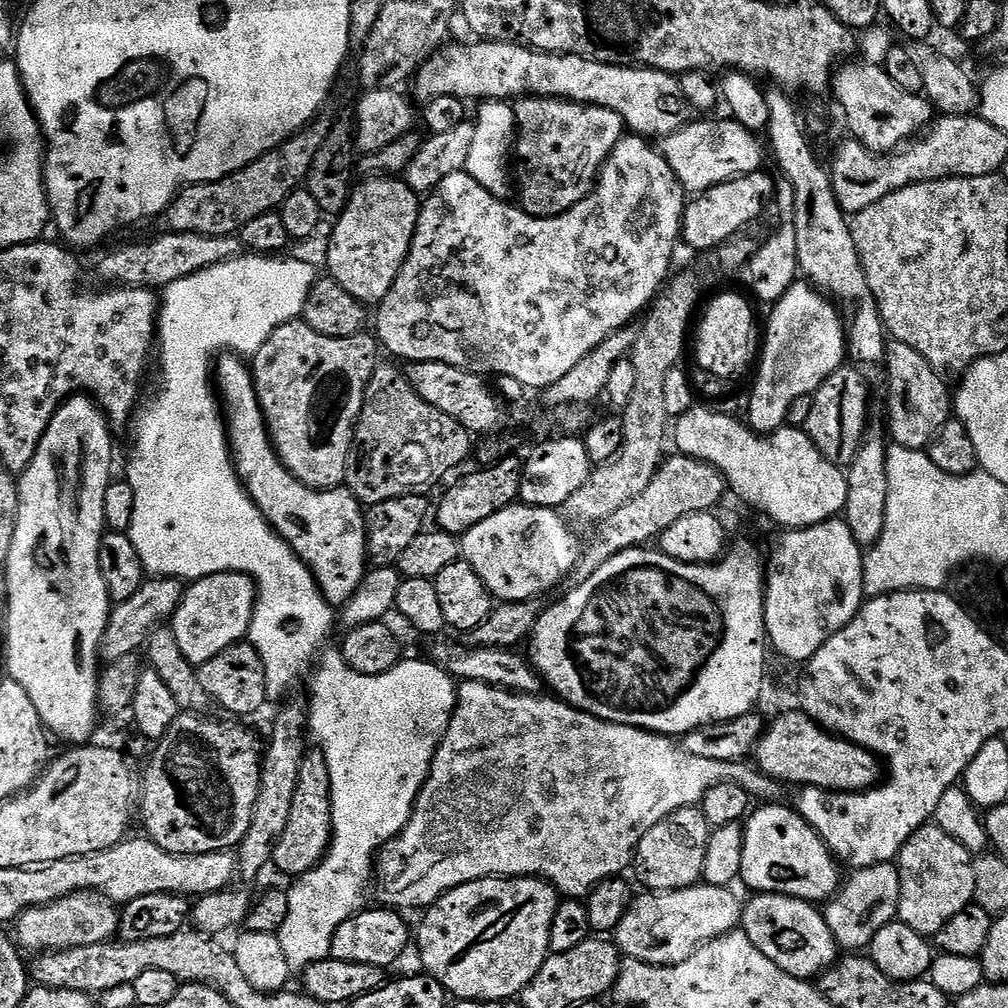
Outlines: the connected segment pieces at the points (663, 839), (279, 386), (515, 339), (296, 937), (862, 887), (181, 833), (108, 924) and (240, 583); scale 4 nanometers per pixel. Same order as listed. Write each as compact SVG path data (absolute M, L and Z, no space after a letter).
M696 806L678 810L674 814L662 818L662 822L658 822L658 826L646 830L642 842L636 848L634 857L634 869L636 868L641 882L645 884L644 888L649 893L672 892L694 887L701 883L704 867L706 866L706 848L712 837L712 830L712 825L706 822L704 813Z
M297 318L274 329L251 357L252 381L264 411L264 420L268 423L268 435L272 437L272 444L286 470L308 488L339 488L348 479L348 460L352 456L352 442L356 439L356 423L362 414L366 386L378 363L376 348L378 352L375 335L330 338L318 334L318 330Z
M625 135L614 146L611 156L600 169L596 186L589 196L578 202L578 206L574 206L570 211L563 212L561 216L551 216L545 220L540 216L526 214L524 209L515 203L505 202L490 194L490 190L478 186L478 182L474 182L474 178L466 170L450 174L450 178L442 178L440 185L421 203L420 217L416 223L408 256L400 267L394 286L375 309L374 332L383 351L385 348L390 355L397 356L397 358L392 357L397 361L446 362L462 370L479 372L485 378L501 376L518 378L518 382L522 382L525 389L543 390L558 382L578 362L582 362L582 358L586 358L586 354L590 354L594 346L598 346L598 342L606 342L610 334L614 334L620 328L629 327L633 323L632 319L636 315L639 317L652 304L669 279L668 267L672 264L672 243L681 239L680 223L684 217L686 203L684 187L676 181L670 162L666 162L662 153L648 144L651 143L643 136Z
M340 650L328 652L324 656L324 661L316 668L316 673L312 676L312 697L306 701L308 710L308 728L316 735L319 747L322 749L326 762L330 766L330 778L332 779L332 845L328 848L320 865L314 870L310 870L305 876L299 877L295 881L293 888L287 889L289 898L289 914L286 915L286 922L282 923L279 930L280 941L282 942L282 950L286 950L286 962L290 965L293 973L303 973L308 965L326 960L332 954L332 939L338 930L338 926L342 926L342 922L346 922L346 918L356 915L365 907L364 895L370 892L370 885L374 880L374 857L379 853L384 845L389 844L398 833L401 832L408 824L408 820L412 817L412 810L416 807L416 799L422 790L422 786L428 780L428 773L432 770L432 759L436 753L436 748L440 745L440 739L444 737L444 732L448 729L448 723L452 717L452 712L456 709L456 690L457 681L449 676L439 664L424 660L408 660L401 659L399 664L386 674L378 674L377 676L367 676L366 674L358 674L358 670L354 670L344 661L344 656Z
M895 863L855 869L852 877L841 883L840 891L823 905L826 926L834 934L837 945L844 950L864 950L871 945L874 934L882 926L893 923L900 914L902 878Z
M181 711L178 718L174 718L174 726L166 730L161 740L155 741L152 752L152 761L148 764L148 773L142 776L142 795L138 800L138 812L144 815L144 828L147 839L154 841L162 850L170 854L210 854L218 850L232 850L241 844L250 830L250 822L254 818L254 806L258 802L260 789L260 765L262 763L261 749L256 749L256 740L248 728L243 728L243 723L227 724L224 720L211 720L211 715L197 714L195 712Z
M75 892L64 896L61 900L55 900L52 904L38 904L34 908L28 908L20 915L19 920L14 924L14 936L21 949L29 948L32 954L42 952L60 952L64 948L74 946L94 946L111 941L117 935L120 927L120 913L117 905L99 896L96 892Z
M241 572L210 574L185 587L184 597L172 615L170 627L182 654L194 665L210 662L214 654L241 643L247 637L256 605L256 581Z

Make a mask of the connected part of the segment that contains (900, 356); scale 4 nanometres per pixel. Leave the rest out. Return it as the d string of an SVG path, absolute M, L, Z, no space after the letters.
M889 339L882 361L888 371L888 432L892 444L915 452L927 449L933 438L954 416L954 392L943 375L937 372L914 346Z

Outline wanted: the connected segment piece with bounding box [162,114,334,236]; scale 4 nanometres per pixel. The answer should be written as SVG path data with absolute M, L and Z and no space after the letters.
M321 115L274 150L262 154L262 158L250 162L250 166L221 180L189 184L164 213L163 223L168 223L167 227L174 232L236 236L242 226L246 226L246 222L251 222L253 218L258 218L258 214L277 211L283 200L290 198L290 194L307 181L310 166L314 166L314 157L322 142L326 142L326 134L330 134L333 123L333 117Z

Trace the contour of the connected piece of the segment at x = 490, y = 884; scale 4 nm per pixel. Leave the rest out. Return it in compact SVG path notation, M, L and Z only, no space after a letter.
M491 876L485 880L475 880L474 882L466 882L462 886L458 886L454 890L450 890L442 898L438 898L423 913L424 921L420 924L420 929L415 929L414 944L420 947L420 960L424 963L423 971L427 975L433 976L447 992L449 992L456 1000L503 1000L511 1001L510 998L519 997L524 987L532 981L534 974L538 974L538 970L544 965L545 960L550 955L548 943L550 942L550 926L554 922L554 914L556 913L556 905L558 903L558 893L555 888L546 880L541 880L535 876Z

